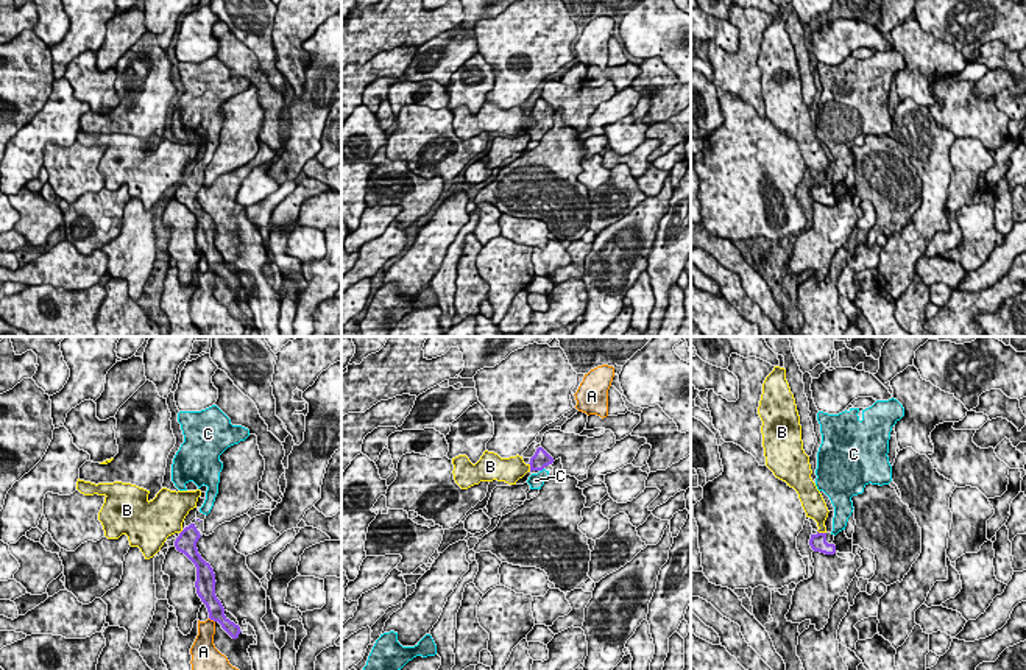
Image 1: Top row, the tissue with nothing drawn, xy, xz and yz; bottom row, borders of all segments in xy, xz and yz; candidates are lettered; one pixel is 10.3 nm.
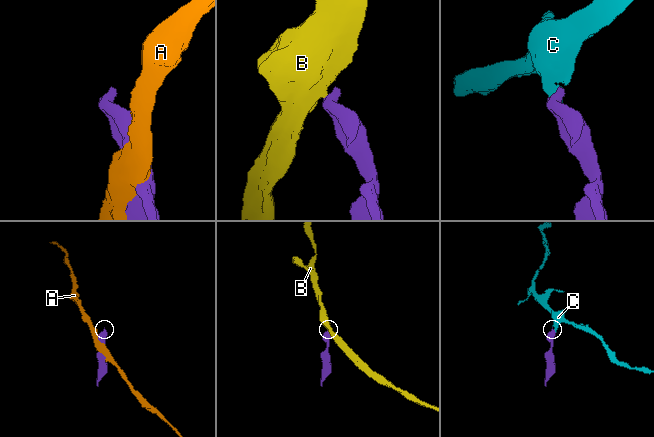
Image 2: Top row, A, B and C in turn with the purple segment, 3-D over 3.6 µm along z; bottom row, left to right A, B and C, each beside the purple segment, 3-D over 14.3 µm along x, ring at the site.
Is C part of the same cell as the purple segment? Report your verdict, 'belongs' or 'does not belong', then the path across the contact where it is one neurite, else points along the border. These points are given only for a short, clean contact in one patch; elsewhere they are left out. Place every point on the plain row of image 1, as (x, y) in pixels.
belongs

